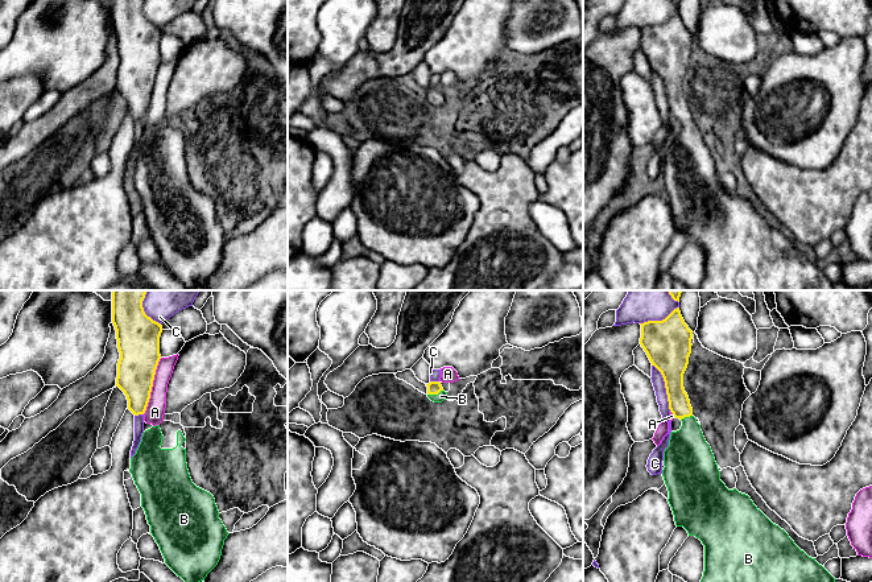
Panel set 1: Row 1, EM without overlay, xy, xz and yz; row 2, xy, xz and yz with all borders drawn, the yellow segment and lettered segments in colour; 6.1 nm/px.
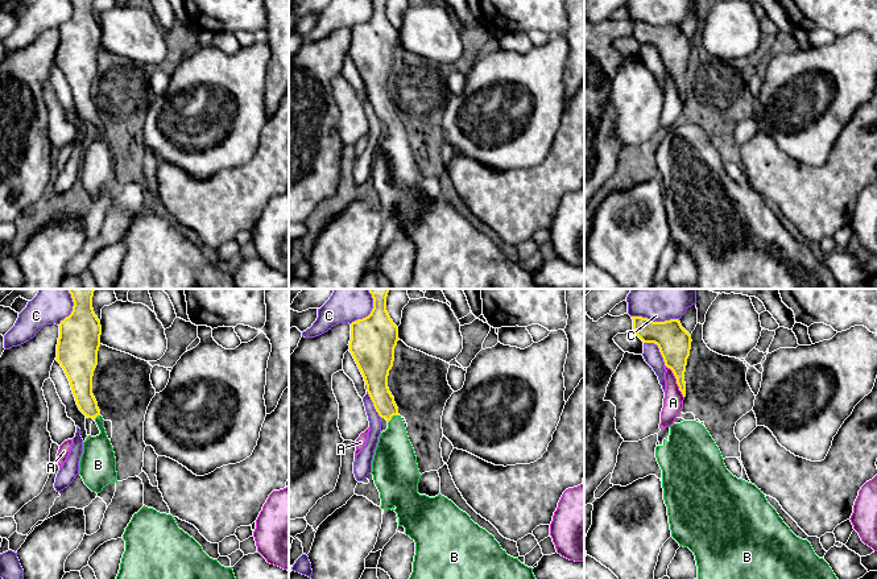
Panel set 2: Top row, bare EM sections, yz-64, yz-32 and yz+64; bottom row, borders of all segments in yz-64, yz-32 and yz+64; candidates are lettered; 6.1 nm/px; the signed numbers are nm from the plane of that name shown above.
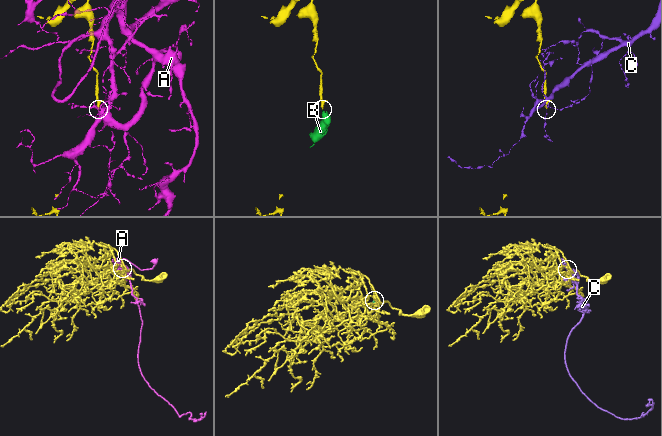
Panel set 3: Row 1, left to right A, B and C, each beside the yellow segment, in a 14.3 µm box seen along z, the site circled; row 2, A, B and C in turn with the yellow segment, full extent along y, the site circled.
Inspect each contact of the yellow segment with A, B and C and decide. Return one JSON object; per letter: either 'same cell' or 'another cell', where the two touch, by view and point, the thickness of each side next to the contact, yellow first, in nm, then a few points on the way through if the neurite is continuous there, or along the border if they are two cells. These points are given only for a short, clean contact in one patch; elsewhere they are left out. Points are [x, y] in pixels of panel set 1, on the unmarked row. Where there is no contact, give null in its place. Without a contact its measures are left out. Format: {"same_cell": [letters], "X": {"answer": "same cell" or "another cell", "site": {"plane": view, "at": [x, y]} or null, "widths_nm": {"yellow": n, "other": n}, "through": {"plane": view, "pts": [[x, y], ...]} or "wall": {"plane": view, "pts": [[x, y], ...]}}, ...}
{"same_cell": ["B"], "A": {"answer": "another cell", "site": {"plane": "xy", "at": [152, 90]}, "widths_nm": {"yellow": 240, "other": 120}}, "B": {"answer": "same cell", "site": {"plane": "xz", "at": [434, 98]}, "widths_nm": {"yellow": 80, "other": 60}, "through": {"plane": "xz", "pts": [[433, 91], [434, 98], [441, 100]]}}, "C": {"answer": "another cell", "site": {"plane": "yz", "at": [665, 91]}, "widths_nm": {"yellow": 280, "other": 70}}}

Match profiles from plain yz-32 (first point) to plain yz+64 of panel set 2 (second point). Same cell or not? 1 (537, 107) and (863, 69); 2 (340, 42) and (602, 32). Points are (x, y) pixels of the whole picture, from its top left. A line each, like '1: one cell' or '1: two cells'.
1: one cell
2: one cell

